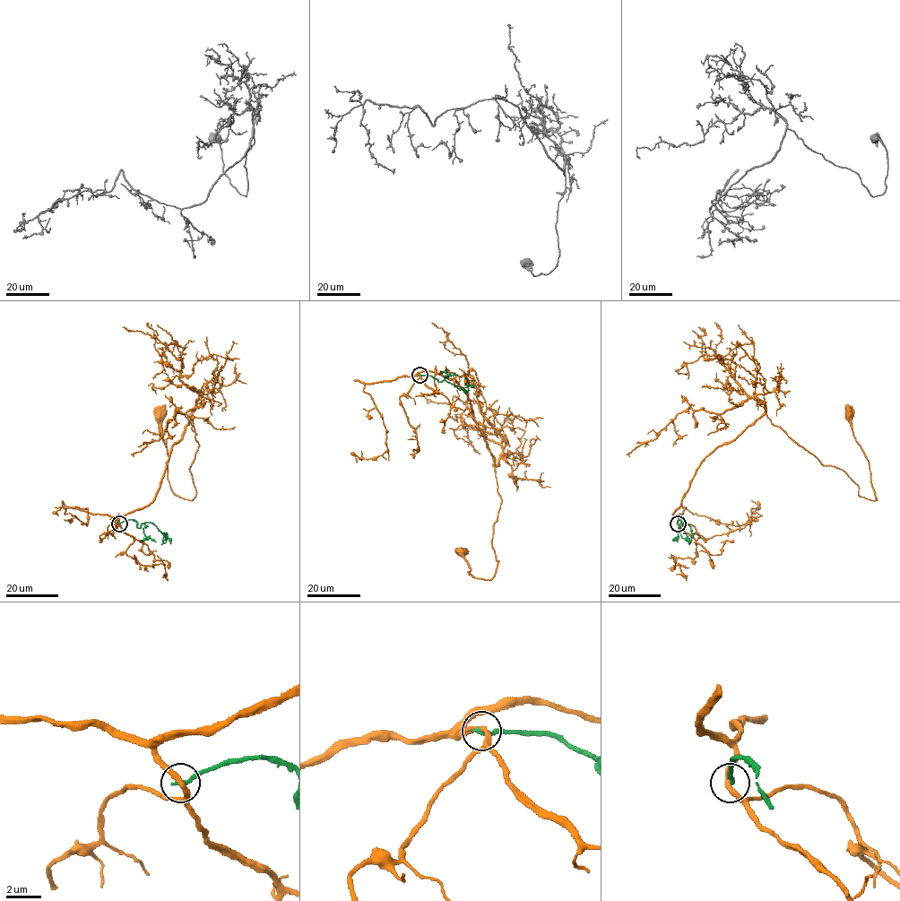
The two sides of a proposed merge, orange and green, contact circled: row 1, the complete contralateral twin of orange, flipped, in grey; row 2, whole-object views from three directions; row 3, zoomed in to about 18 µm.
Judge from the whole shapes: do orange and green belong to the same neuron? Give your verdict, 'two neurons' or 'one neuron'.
two neurons

